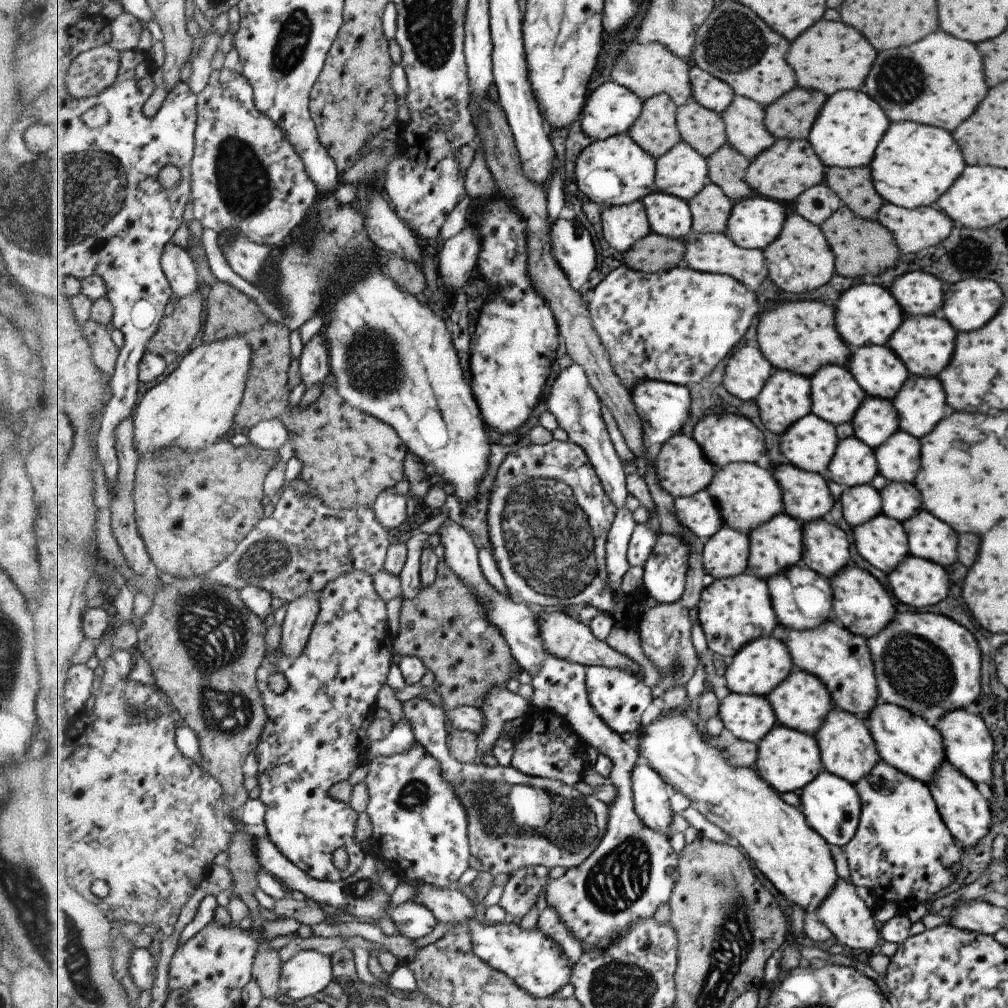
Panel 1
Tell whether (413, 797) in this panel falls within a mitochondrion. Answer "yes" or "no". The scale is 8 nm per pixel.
yes

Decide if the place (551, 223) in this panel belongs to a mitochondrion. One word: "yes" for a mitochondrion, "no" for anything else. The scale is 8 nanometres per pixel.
no

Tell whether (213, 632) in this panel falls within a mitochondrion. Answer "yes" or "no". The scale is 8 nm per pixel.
yes

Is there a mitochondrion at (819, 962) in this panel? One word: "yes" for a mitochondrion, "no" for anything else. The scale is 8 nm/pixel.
no

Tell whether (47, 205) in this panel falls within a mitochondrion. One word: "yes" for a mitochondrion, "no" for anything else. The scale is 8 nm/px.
yes

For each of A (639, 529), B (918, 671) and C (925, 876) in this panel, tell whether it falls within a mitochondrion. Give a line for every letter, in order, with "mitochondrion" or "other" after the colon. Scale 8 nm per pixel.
A: other
B: mitochondrion
C: other

